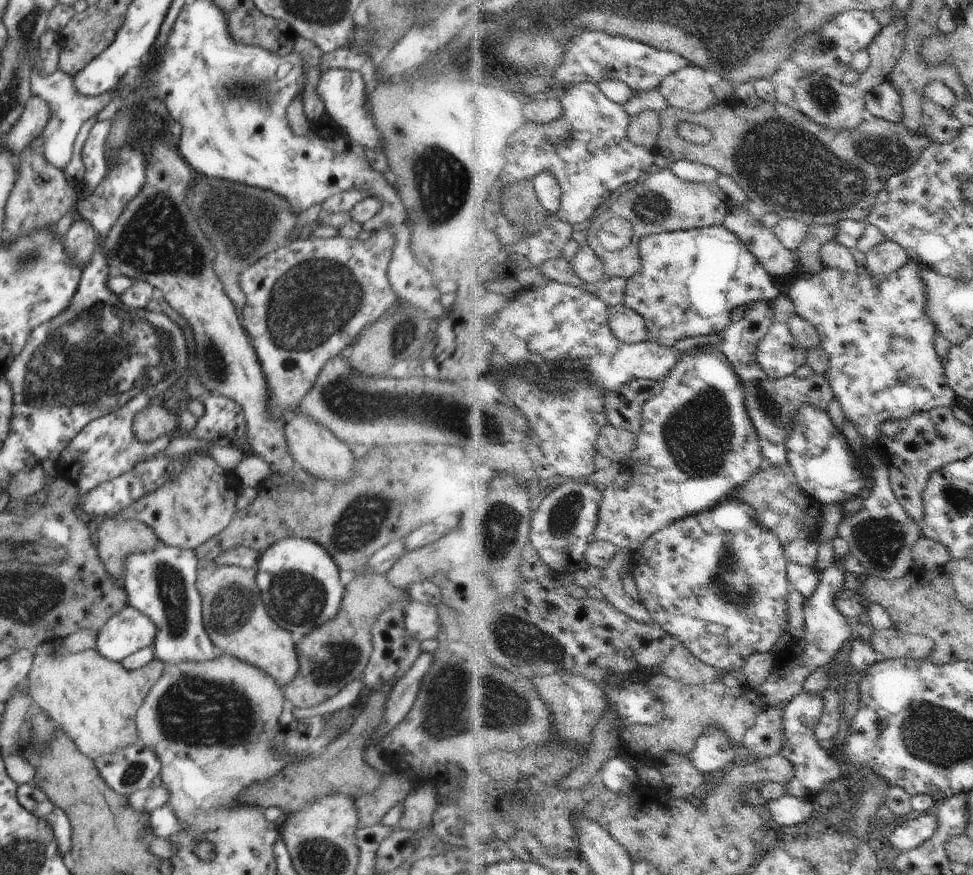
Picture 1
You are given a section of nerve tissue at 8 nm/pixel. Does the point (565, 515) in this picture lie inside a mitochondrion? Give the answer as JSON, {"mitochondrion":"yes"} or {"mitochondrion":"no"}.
{"mitochondrion":"yes"}

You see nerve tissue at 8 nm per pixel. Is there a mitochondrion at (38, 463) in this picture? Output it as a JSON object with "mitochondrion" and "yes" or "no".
{"mitochondrion":"no"}

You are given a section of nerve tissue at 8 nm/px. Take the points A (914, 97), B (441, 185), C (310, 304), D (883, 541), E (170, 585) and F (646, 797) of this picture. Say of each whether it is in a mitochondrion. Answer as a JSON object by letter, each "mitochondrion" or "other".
{"A":"other","B":"mitochondrion","C":"mitochondrion","D":"mitochondrion","E":"mitochondrion","F":"other"}

